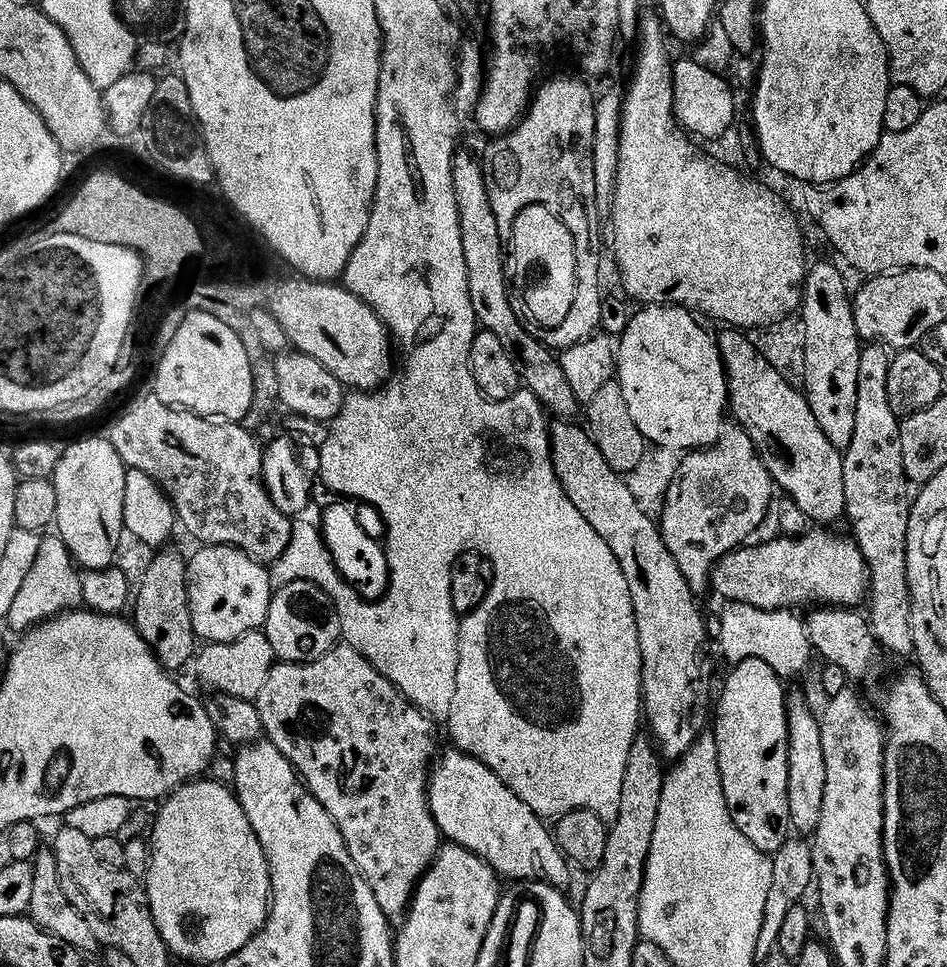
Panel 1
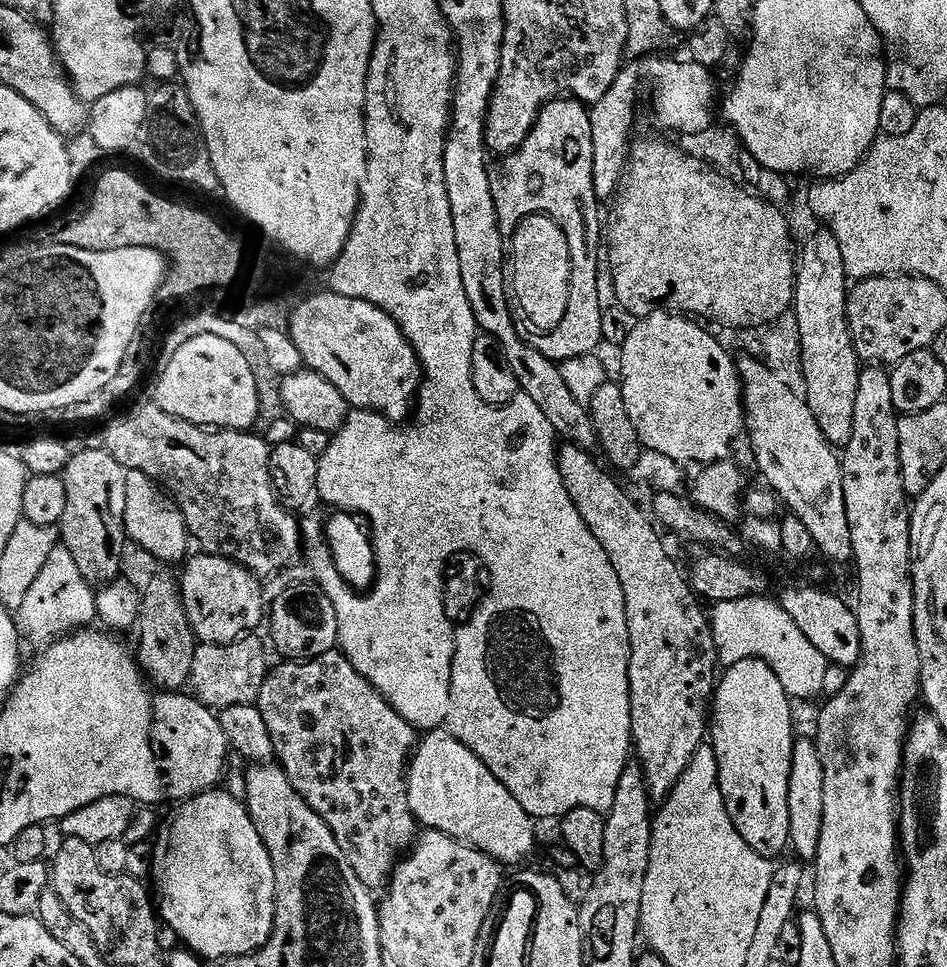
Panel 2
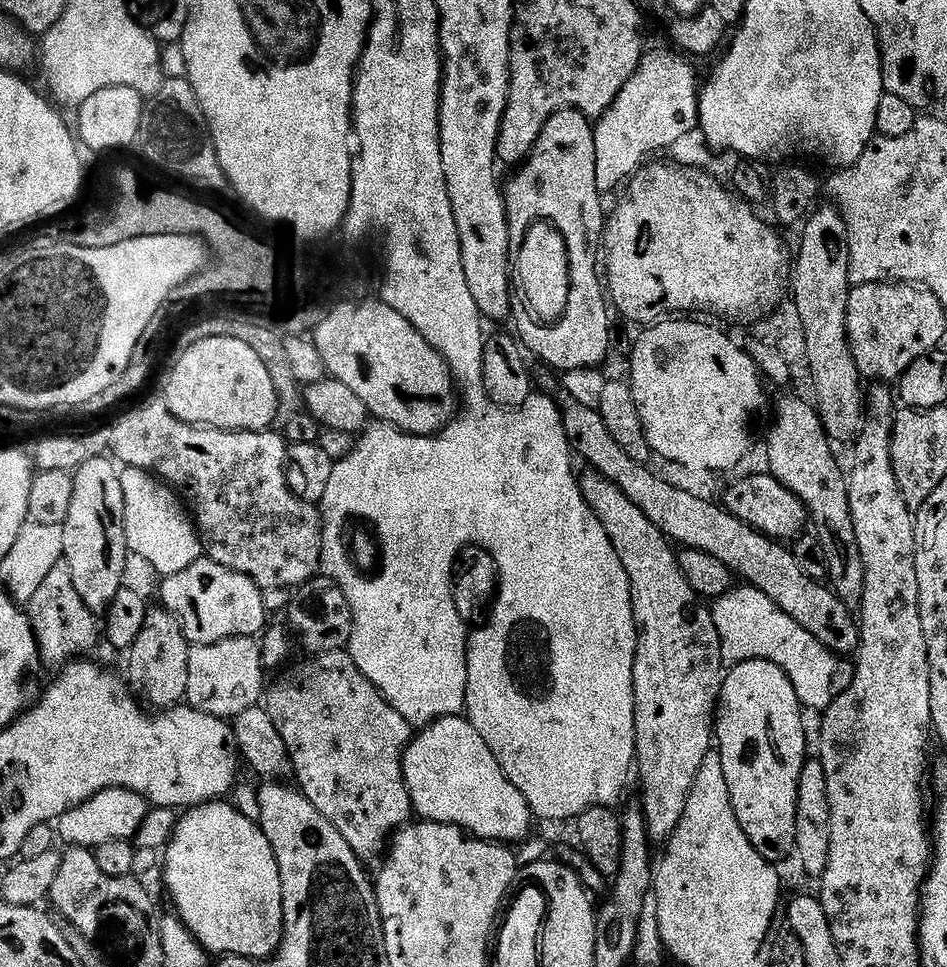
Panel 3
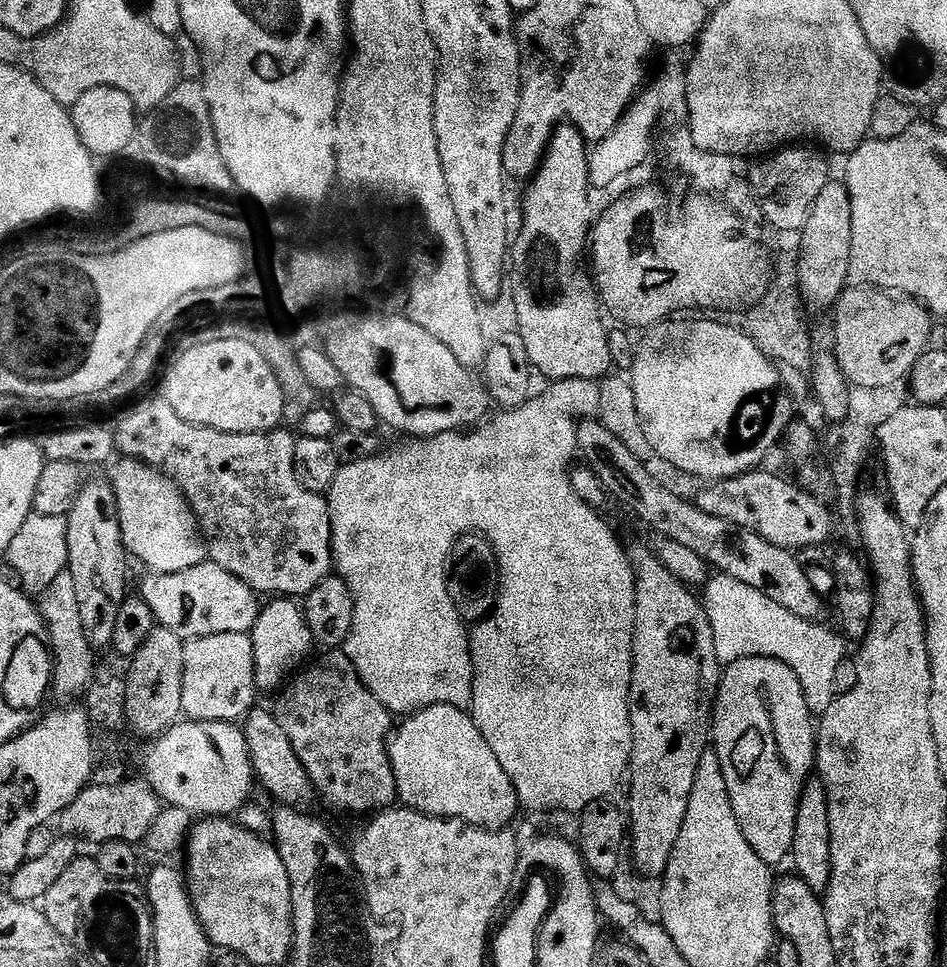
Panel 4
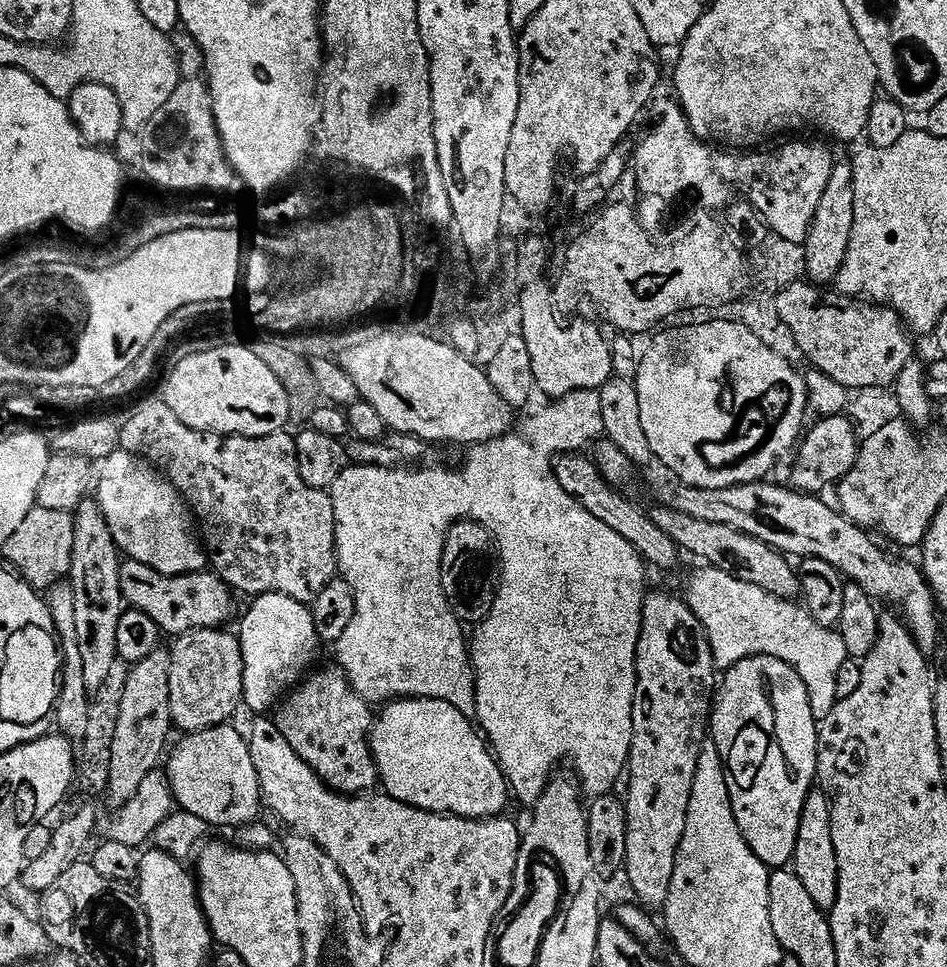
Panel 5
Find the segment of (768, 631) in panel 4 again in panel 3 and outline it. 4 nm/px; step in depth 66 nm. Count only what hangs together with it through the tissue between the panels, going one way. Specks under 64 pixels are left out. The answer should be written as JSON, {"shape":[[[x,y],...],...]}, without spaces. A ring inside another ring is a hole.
{"shape":[[[751,585],[738,586],[719,597],[712,609],[719,634],[720,653],[727,667],[752,660],[774,662],[790,678],[801,709],[813,708],[816,714],[822,714],[832,705],[837,653],[822,646],[810,630],[802,630],[802,626],[798,626],[794,618],[771,602],[766,594]]]}

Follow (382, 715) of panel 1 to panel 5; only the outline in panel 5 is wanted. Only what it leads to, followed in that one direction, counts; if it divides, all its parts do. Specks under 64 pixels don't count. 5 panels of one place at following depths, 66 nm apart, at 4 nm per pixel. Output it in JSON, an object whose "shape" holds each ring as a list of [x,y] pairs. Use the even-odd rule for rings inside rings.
{"shape":[[[338,666],[331,667],[324,668],[321,672],[313,671],[312,677],[309,675],[299,687],[289,691],[283,703],[275,709],[274,719],[278,730],[282,730],[286,742],[290,742],[290,746],[294,746],[298,758],[302,758],[302,762],[306,762],[306,766],[310,766],[314,770],[314,774],[318,774],[318,778],[322,778],[322,782],[329,790],[345,794],[364,794],[375,789],[372,787],[377,787],[378,784],[376,759],[372,756],[370,743],[374,712],[368,701],[363,700],[352,689],[343,670]]]}

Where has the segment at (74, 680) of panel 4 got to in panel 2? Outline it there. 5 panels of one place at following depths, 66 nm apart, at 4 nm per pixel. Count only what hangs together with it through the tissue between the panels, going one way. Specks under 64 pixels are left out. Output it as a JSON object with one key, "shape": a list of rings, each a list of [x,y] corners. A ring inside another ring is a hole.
{"shape":[[[57,544],[42,566],[37,581],[30,586],[29,593],[13,613],[21,639],[35,650],[43,650],[55,644],[62,636],[91,627],[97,621],[95,593],[91,583],[80,574],[70,550],[63,544]]]}

